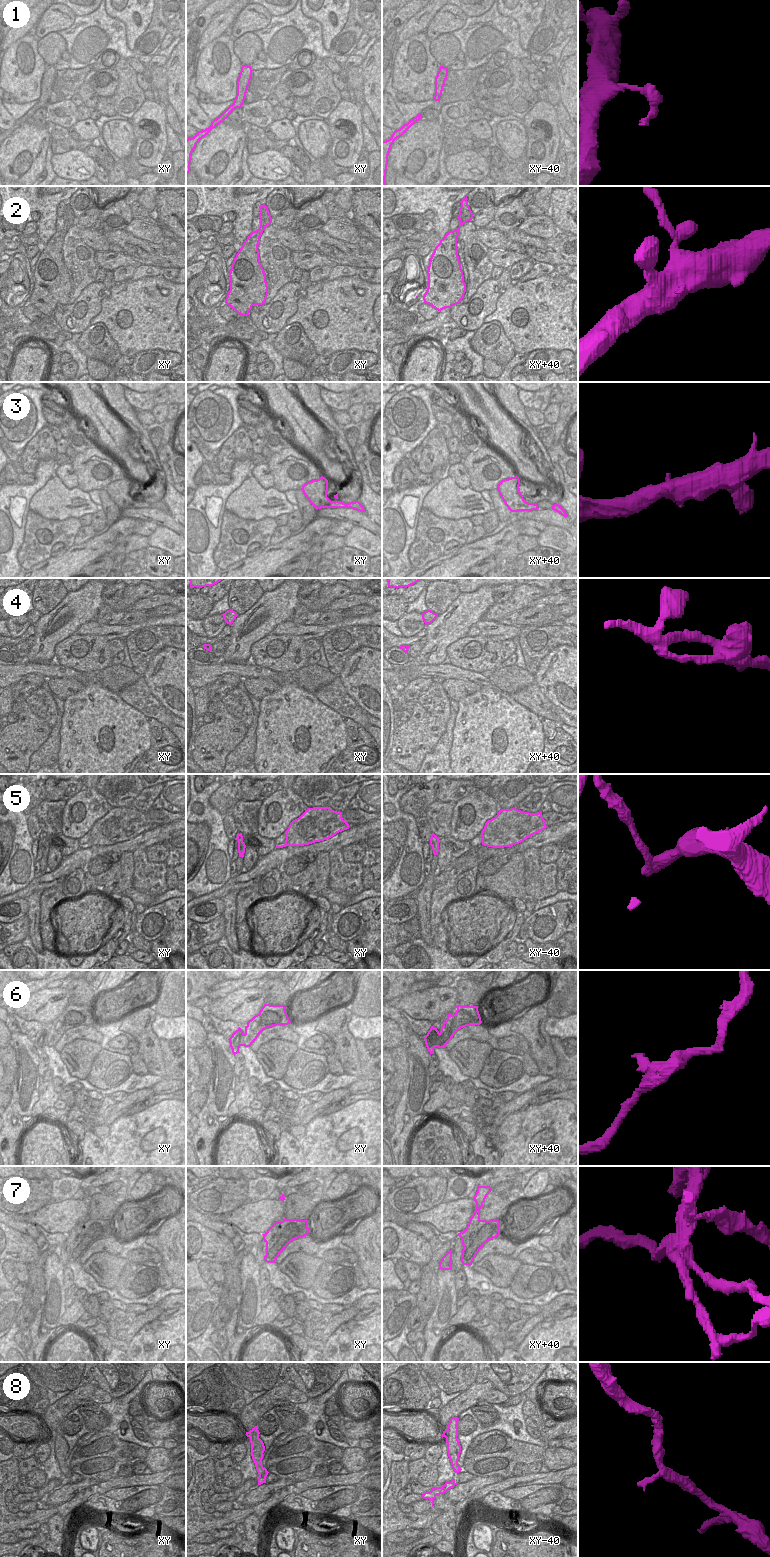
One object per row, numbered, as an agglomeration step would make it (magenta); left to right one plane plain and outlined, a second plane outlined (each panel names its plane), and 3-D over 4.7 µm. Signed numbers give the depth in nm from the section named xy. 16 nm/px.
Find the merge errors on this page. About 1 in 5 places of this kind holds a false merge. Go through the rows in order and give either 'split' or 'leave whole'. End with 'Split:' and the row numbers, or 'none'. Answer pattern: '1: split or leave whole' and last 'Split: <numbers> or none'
1: split
2: split
3: leave whole
4: leave whole
5: split
6: split
7: split
8: leave whole
Split: 1, 2, 5, 6, 7

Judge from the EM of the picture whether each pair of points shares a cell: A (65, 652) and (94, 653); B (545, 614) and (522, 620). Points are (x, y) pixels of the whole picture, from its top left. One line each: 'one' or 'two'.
A: one
B: one

